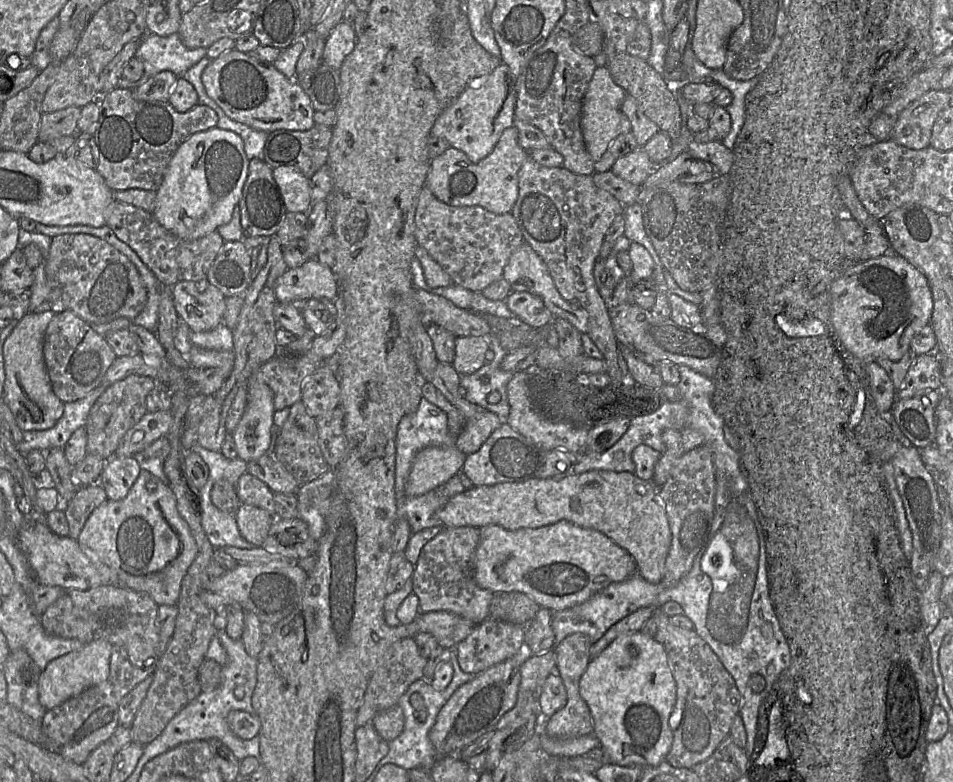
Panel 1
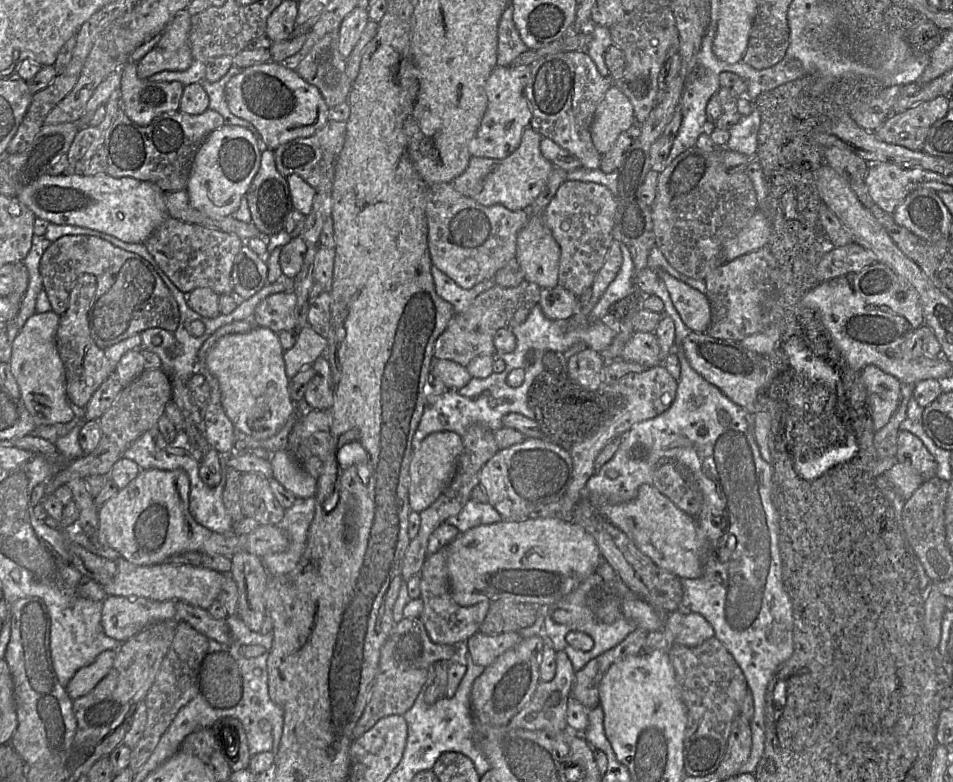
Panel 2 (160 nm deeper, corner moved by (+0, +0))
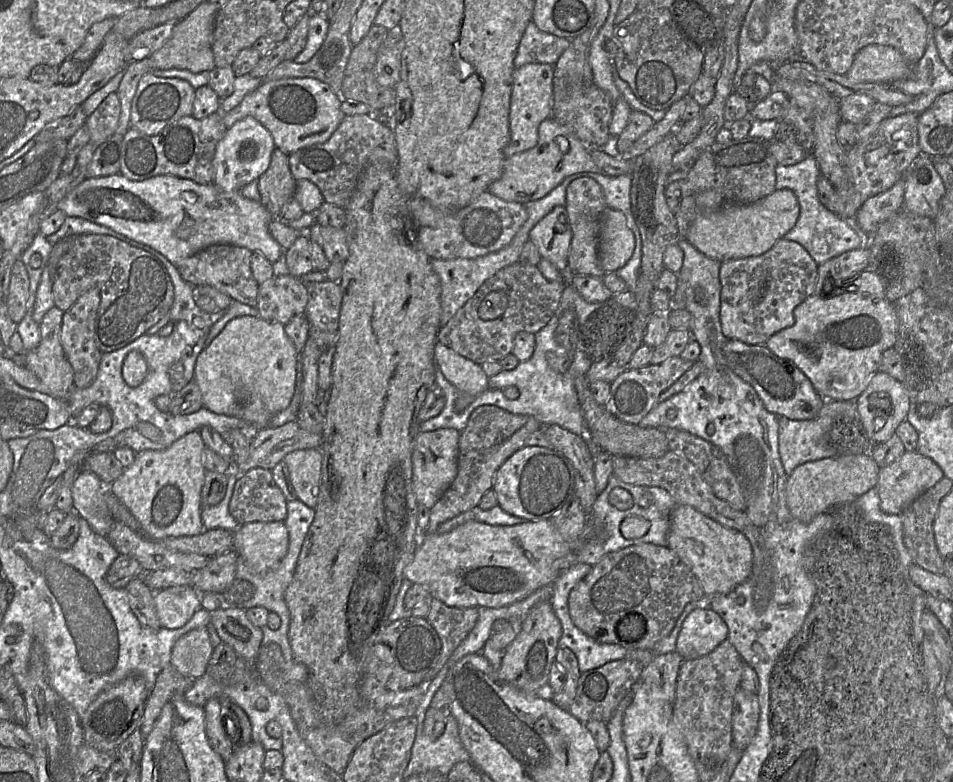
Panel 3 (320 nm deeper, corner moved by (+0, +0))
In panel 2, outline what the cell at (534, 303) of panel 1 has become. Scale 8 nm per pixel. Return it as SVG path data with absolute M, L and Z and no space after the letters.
M557 284L542 288L538 305L543 314L552 320L568 319L575 312L578 299L571 291Z

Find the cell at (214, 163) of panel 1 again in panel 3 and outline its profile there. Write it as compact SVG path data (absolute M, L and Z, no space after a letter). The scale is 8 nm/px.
M247 116L226 130L225 136L216 146L212 160L214 177L212 183L219 189L231 192L258 179L269 167L276 148L271 133L255 118Z

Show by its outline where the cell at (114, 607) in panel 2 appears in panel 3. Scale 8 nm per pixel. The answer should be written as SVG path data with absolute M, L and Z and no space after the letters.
M191 585L174 586L154 593L157 617L161 627L184 626L201 608L201 593Z

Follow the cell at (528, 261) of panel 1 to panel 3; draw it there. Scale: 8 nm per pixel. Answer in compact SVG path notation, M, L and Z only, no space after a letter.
M556 206L530 231L529 240L537 247L541 258L550 261L558 270L568 272L568 254L572 240L572 229L565 206Z

